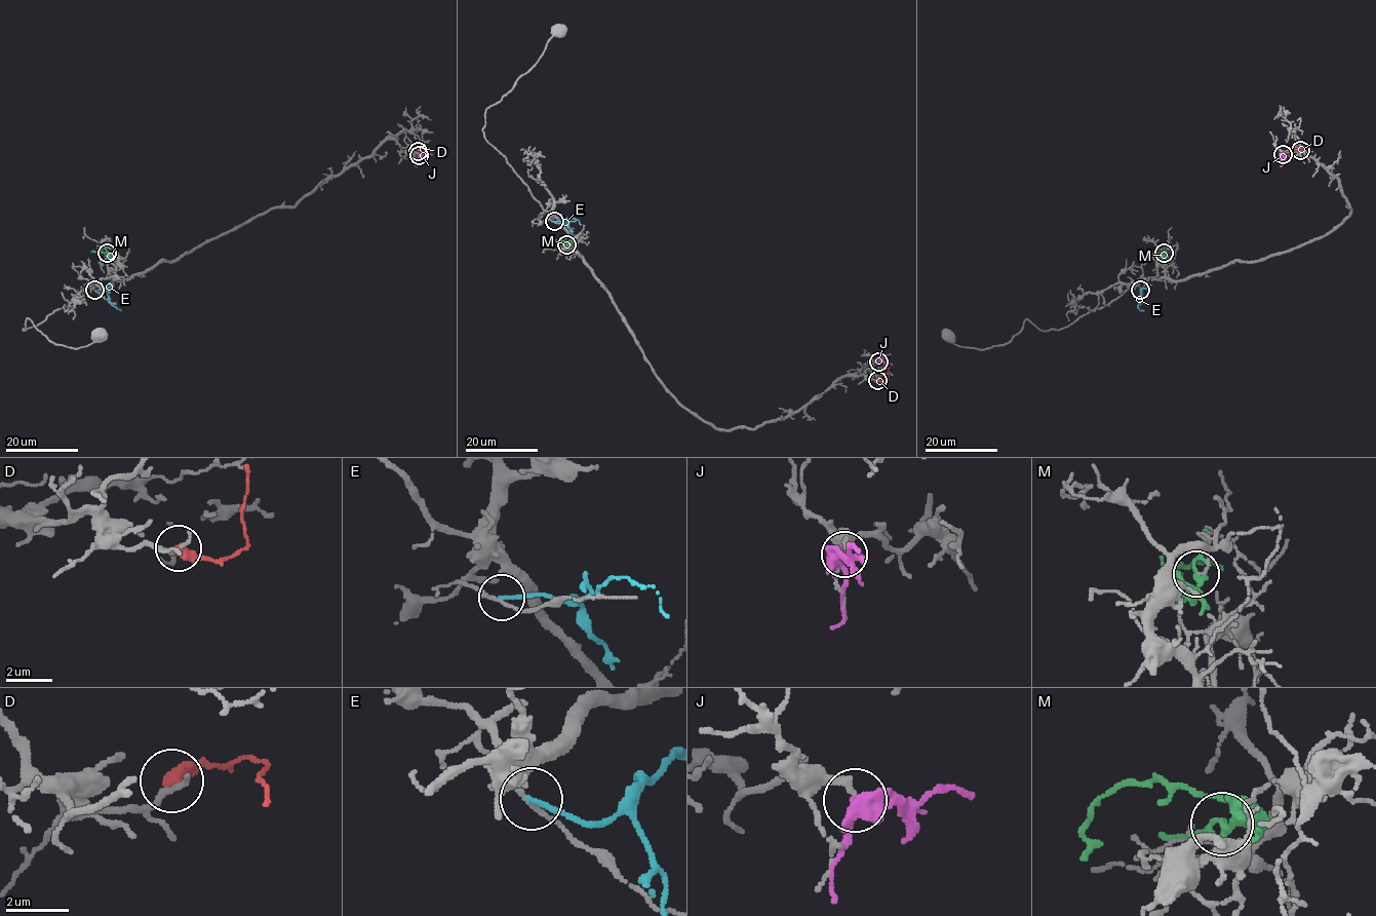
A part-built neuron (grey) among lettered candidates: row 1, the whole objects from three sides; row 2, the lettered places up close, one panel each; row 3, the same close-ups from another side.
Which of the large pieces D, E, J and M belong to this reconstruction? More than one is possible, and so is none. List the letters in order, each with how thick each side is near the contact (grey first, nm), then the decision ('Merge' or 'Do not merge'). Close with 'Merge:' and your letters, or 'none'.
D: Thickness 200 nm (grey) against 440 nm. Merge
E: Thickness 130 nm (grey) against 160 nm. Do not merge
J: Thickness 200 nm (grey) against 360 nm. Do not merge
M: Thickness 120 nm (grey) against 140 nm. Do not merge
Merge: D

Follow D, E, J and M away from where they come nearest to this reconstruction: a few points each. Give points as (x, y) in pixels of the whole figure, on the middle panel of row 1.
D: (877, 379), (889, 379), (888, 367)
E: (554, 221), (574, 218), (581, 224)
J: (878, 363), (892, 364)
M: (567, 244), (555, 240), (551, 249)

